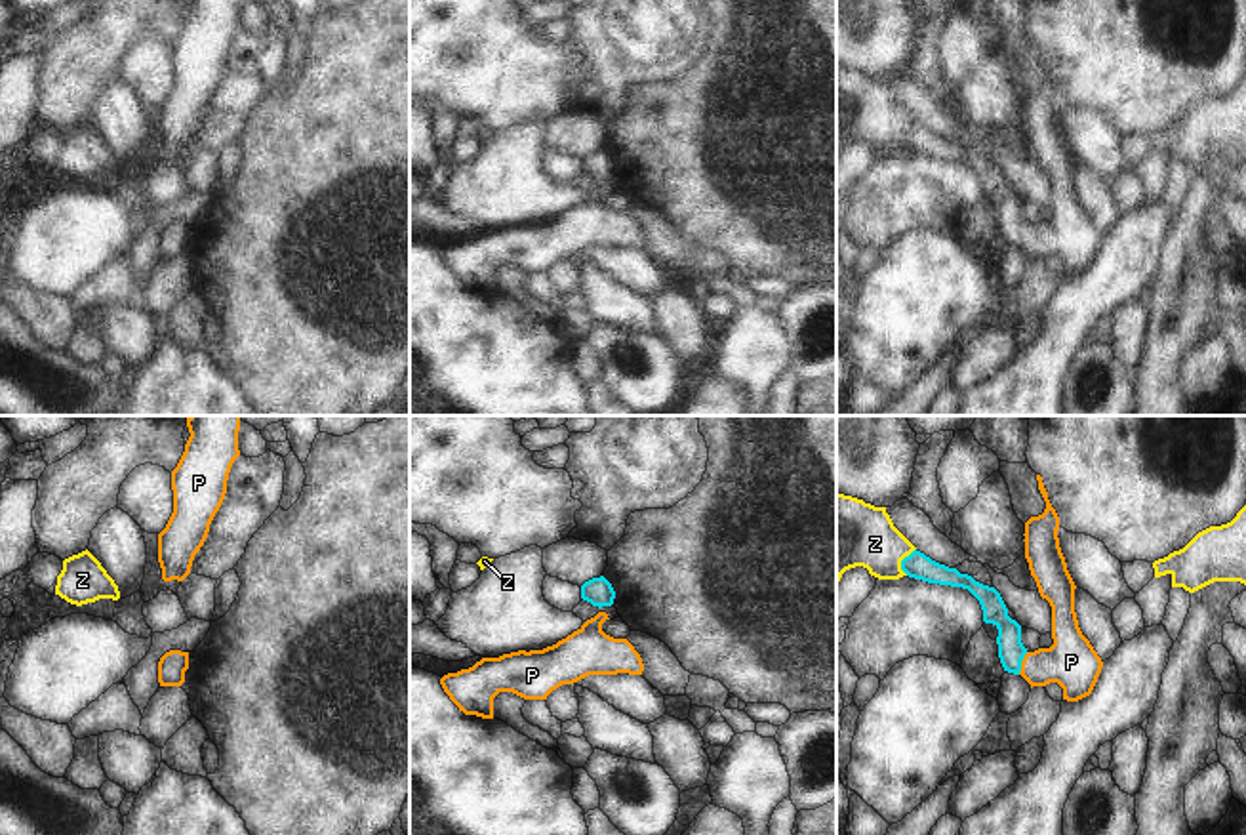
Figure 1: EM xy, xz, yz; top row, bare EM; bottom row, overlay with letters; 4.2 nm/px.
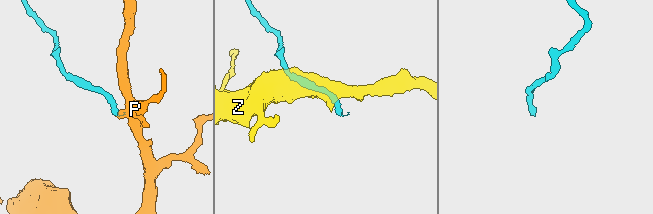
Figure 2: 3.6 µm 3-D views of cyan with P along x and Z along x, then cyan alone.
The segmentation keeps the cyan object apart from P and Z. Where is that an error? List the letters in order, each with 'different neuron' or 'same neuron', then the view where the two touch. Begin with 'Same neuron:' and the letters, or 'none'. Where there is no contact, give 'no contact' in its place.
Same neuron: P
P: same neuron; contact in yz
Z: different neuron; contact in yz

